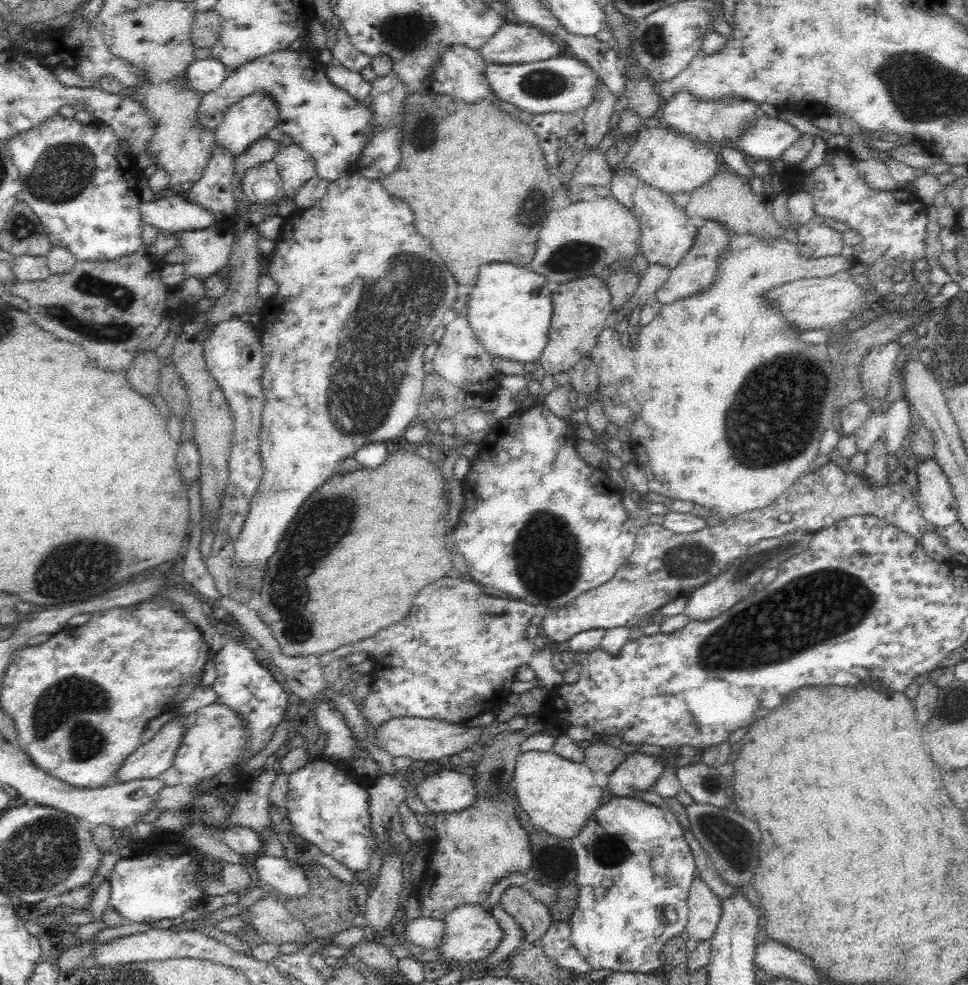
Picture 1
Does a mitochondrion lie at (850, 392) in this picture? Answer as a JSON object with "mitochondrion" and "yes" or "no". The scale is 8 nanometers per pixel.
{"mitochondrion":"no"}

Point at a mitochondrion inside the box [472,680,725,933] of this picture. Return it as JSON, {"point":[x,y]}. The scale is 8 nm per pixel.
{"point":[610,850]}

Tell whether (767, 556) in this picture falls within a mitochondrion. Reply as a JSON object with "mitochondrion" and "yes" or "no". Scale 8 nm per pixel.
{"mitochondrion":"yes"}

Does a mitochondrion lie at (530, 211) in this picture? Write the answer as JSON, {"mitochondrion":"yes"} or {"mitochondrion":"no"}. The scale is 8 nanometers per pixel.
{"mitochondrion":"yes"}

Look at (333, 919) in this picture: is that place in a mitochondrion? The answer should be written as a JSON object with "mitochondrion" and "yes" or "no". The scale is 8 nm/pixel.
{"mitochondrion":"no"}

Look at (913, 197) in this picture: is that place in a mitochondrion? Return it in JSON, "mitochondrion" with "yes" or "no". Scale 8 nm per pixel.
{"mitochondrion":"no"}

